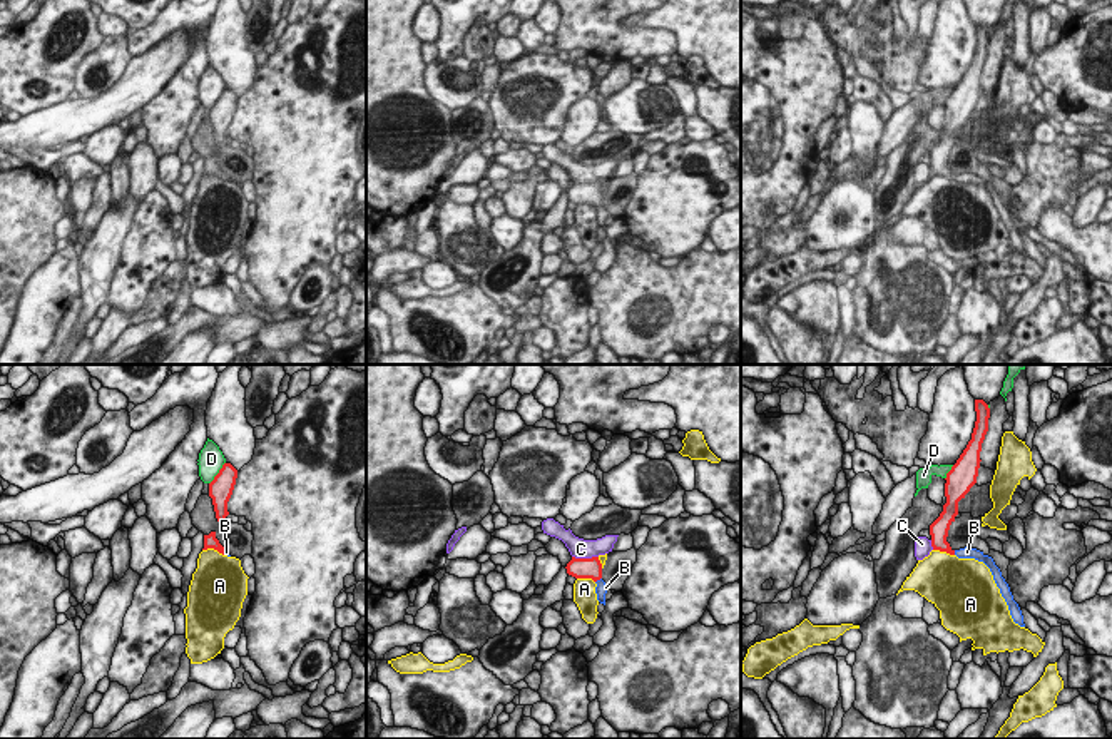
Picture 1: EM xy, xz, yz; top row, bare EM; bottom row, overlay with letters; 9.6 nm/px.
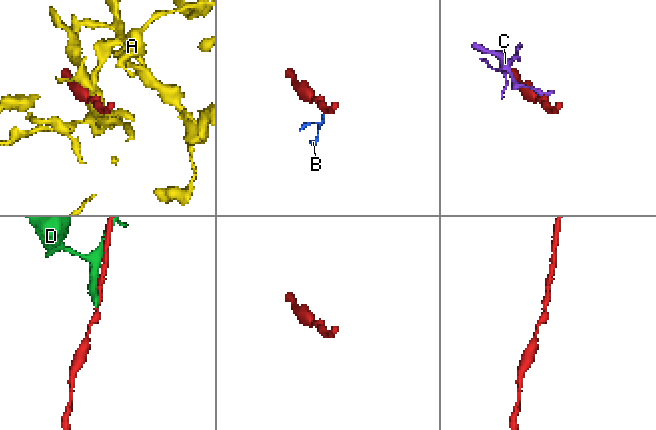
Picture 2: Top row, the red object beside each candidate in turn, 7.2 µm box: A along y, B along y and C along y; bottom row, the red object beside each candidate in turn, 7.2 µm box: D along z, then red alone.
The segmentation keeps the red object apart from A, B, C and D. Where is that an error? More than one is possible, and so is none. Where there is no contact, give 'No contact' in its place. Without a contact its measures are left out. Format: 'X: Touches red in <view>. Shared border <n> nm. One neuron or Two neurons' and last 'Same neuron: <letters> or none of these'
A: Touches red in xy. Shared border 220 nm. Two neurons
B: Touches red in xz. Shared border 80 nm. One neuron
C: Touches red in xz. Shared border 260 nm. Two neurons
D: Touches red in xy. Shared border 260 nm. Two neurons
Same neuron: B.

